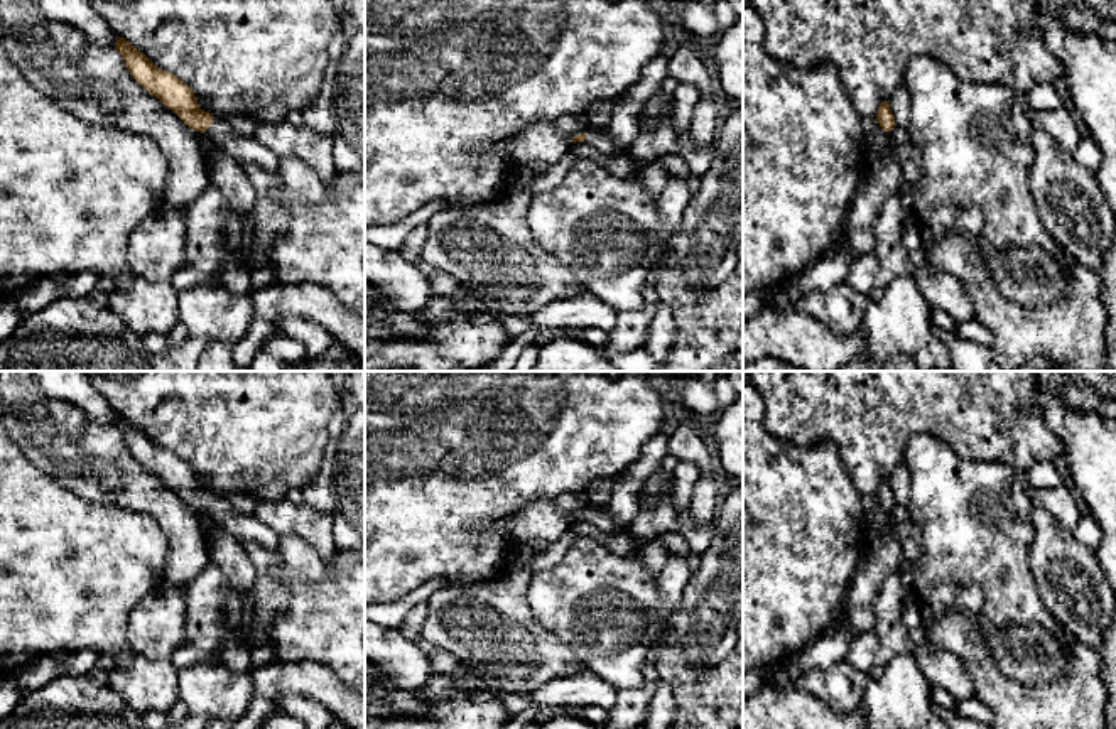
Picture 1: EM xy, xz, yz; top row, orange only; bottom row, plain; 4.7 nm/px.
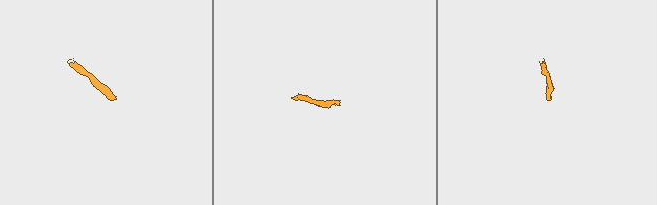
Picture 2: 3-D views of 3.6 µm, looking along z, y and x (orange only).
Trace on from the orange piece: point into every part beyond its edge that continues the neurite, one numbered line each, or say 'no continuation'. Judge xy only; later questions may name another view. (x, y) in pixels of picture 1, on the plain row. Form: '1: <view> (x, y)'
1: xy (242, 527)

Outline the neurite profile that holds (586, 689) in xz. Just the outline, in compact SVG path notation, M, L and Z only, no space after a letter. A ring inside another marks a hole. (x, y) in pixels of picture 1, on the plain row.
M586 670L576 677L554 680L534 694L501 694L501 700L512 717L530 705L539 705L540 709L569 705L609 710L616 704L616 688Z

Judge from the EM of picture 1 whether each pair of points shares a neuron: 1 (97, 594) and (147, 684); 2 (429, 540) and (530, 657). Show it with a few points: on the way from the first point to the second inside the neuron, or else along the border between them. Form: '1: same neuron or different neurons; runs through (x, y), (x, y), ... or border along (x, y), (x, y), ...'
1: different neurons; border along (134, 655), (122, 665)
2: different neurons; border along (498, 574), (471, 584), (446, 586)

